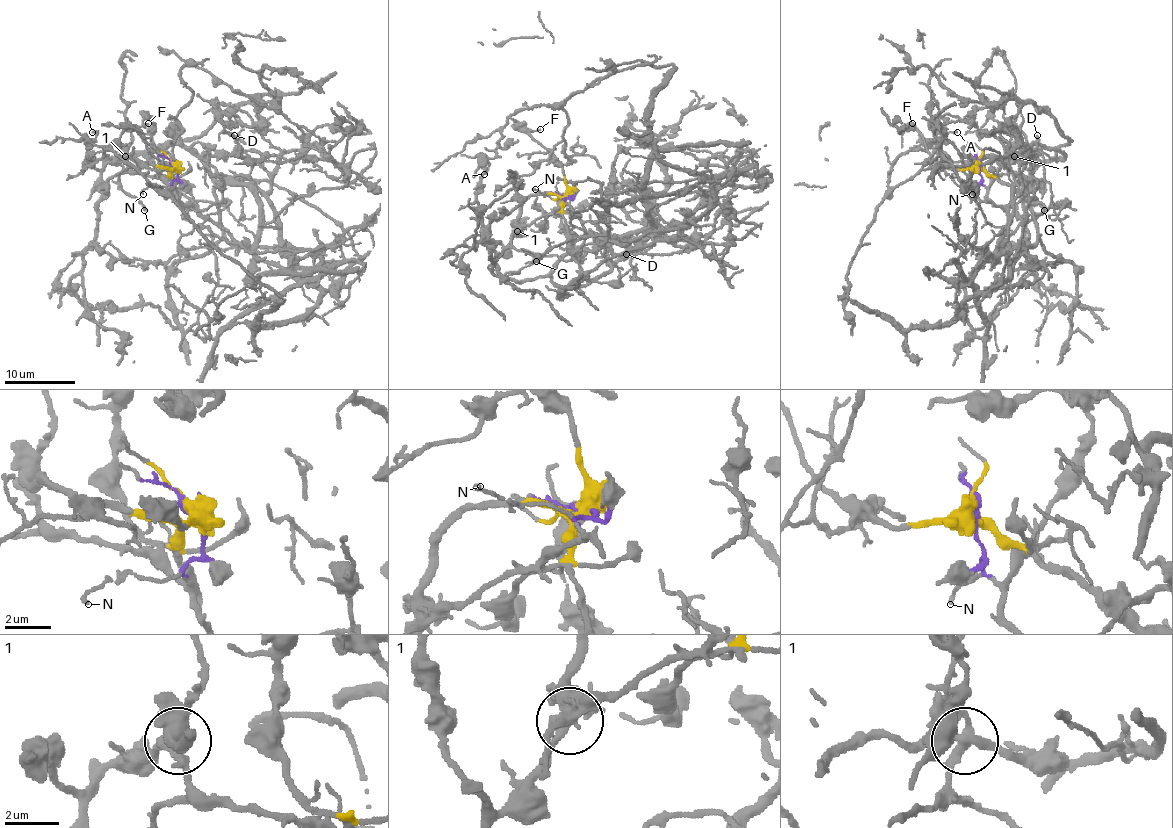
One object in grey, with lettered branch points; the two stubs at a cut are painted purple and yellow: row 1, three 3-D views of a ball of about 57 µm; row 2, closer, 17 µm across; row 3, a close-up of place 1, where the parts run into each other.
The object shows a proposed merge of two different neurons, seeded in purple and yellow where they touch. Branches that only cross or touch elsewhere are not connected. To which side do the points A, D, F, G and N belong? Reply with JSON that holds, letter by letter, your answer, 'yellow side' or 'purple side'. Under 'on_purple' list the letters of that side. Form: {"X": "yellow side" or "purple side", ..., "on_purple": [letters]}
{"A": "yellow side", "D": "purple side", "F": "yellow side", "G": "purple side", "N": "purple side", "on_purple": ["D", "G", "N"]}

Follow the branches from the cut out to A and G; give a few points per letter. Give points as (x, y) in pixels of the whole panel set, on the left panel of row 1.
A: (175, 165), (166, 169), (124, 156), (96, 169), (85, 163), (92, 162), (90, 151), (96, 132), (92, 132)
G: (175, 165), (176, 179), (171, 186), (159, 177), (145, 174), (120, 174), (120, 186), (145, 211)

